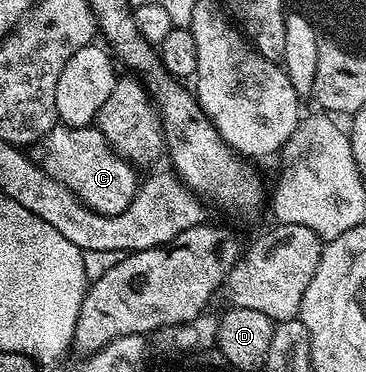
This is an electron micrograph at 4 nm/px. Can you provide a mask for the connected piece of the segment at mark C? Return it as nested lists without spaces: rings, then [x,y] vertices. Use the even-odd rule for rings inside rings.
[[[59,123],[42,141],[32,146],[31,157],[55,183],[61,183],[99,215],[119,215],[131,207],[139,184],[138,170],[116,153],[96,127],[81,128]]]

